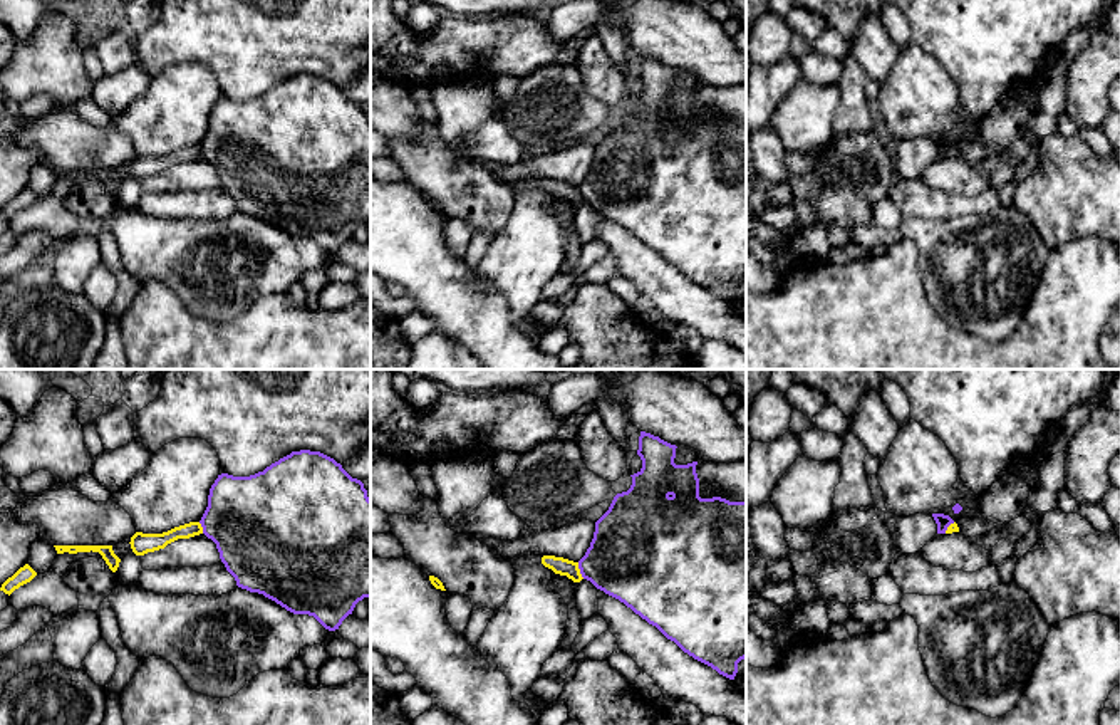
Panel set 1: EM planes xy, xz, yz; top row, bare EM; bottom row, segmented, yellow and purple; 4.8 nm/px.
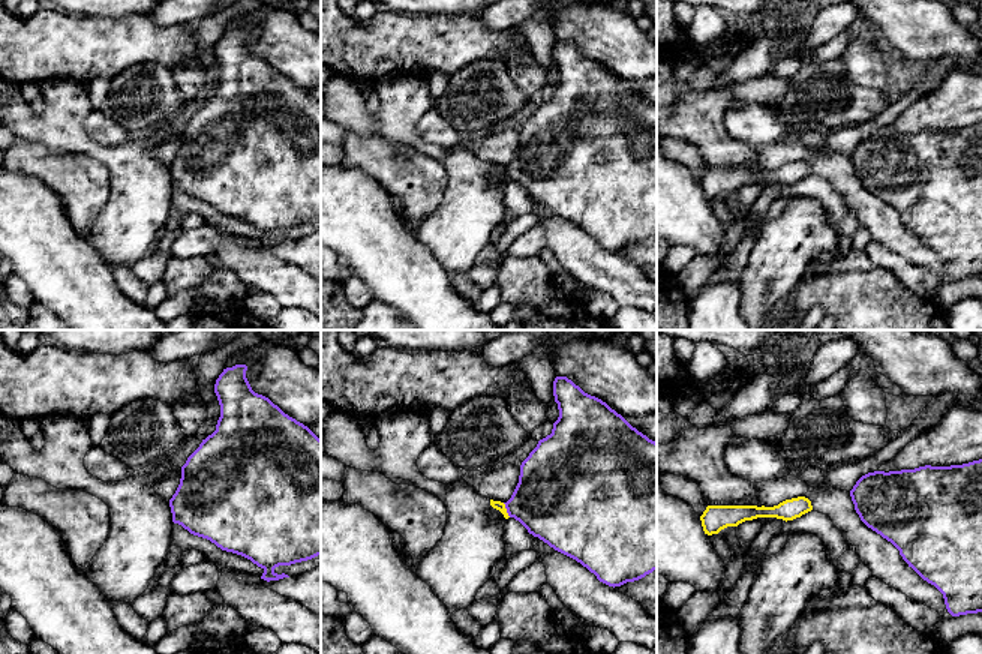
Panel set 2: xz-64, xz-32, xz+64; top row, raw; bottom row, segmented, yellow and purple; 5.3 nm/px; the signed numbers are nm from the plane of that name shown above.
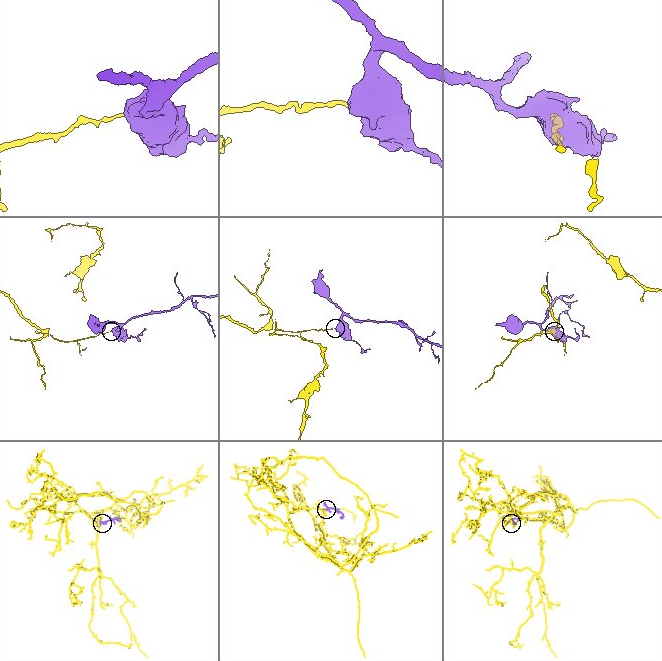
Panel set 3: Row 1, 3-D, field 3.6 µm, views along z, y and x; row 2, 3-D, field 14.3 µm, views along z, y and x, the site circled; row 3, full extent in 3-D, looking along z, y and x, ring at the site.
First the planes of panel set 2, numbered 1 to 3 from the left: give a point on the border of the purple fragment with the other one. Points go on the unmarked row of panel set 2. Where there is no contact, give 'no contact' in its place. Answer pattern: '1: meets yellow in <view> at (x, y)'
1: no contact
2: meets yellow in xz-32 at (505, 174)
3: no contact

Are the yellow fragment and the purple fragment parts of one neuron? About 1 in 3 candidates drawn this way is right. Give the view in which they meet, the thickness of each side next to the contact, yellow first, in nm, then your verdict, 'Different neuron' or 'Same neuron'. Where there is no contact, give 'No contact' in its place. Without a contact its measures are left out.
Touches yellow in xz. Thickness 80 nm (yellow) against 400 nm. Different neuron

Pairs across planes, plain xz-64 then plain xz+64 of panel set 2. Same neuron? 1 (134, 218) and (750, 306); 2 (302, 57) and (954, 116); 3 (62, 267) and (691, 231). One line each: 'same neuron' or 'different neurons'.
1: same neuron
2: different neurons
3: same neuron

